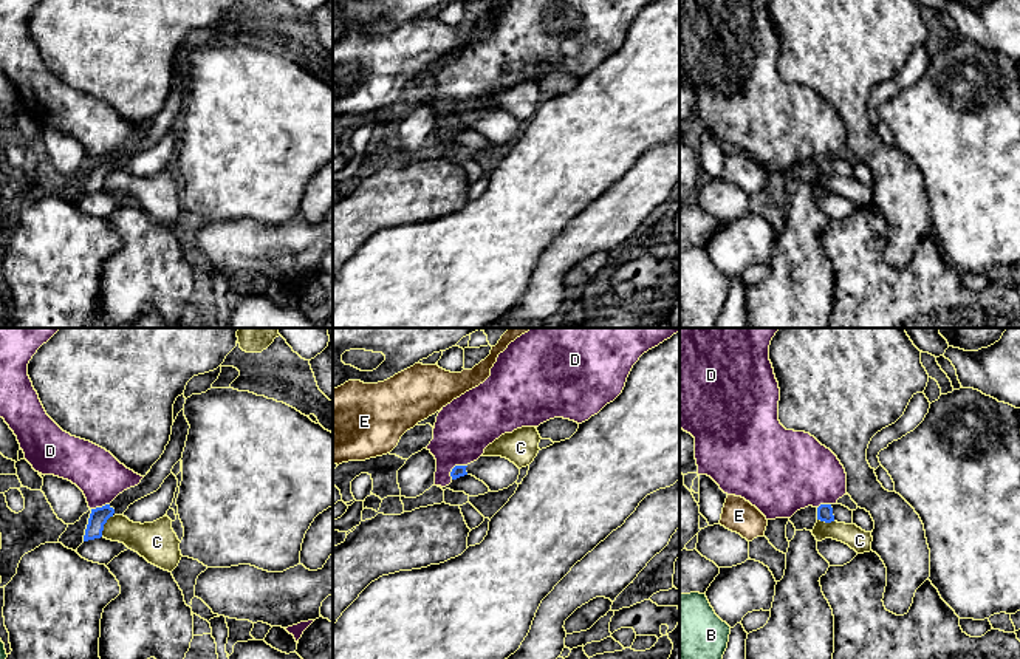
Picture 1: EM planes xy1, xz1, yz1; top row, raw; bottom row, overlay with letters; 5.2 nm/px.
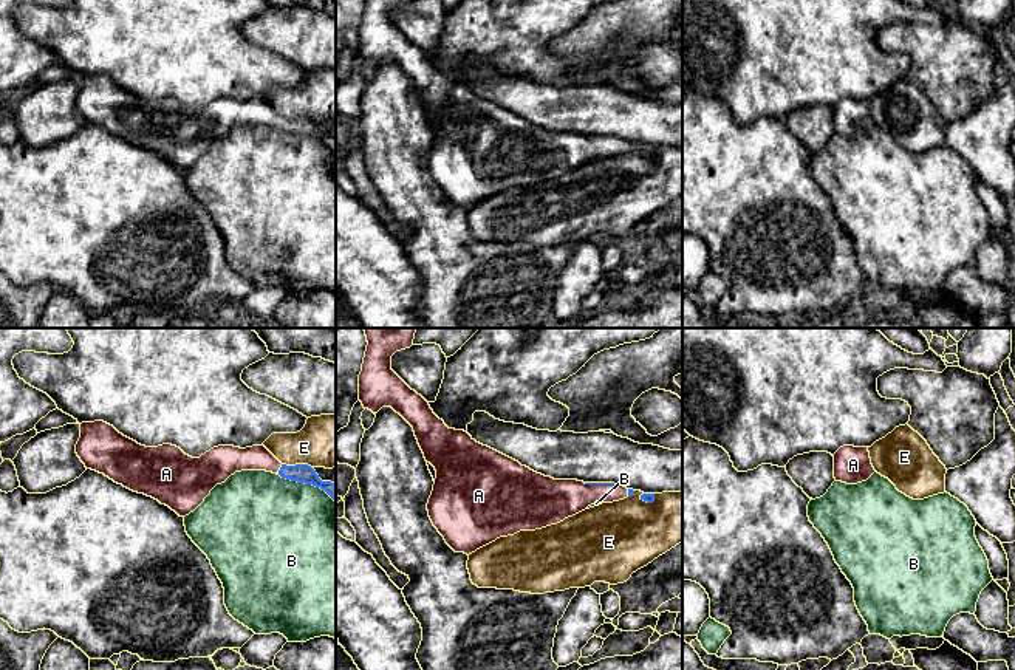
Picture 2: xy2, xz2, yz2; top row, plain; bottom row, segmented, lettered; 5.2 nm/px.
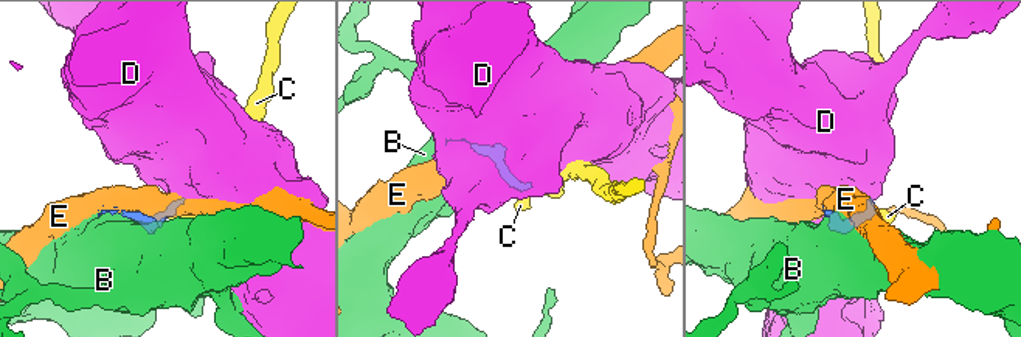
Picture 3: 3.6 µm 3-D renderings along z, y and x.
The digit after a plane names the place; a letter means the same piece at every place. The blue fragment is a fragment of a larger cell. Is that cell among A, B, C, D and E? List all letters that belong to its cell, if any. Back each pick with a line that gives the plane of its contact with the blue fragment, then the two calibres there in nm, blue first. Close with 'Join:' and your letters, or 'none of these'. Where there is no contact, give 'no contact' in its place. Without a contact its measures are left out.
A: contact in xy2; calibres 100 and 130 nm
Join: A

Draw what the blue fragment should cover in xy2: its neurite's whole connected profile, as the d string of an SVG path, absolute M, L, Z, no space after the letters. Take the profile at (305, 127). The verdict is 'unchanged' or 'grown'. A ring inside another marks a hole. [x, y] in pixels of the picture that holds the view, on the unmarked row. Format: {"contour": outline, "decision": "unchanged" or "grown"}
{"contour": "M104 74L82 76L76 107L87 122L169 159L179 170L193 166L210 144L241 124L266 124L313 138L336 155L336 138L322 135L308 118L282 118L263 97L246 102L218 99L192 111L179 101L145 101Z", "decision": "grown"}

